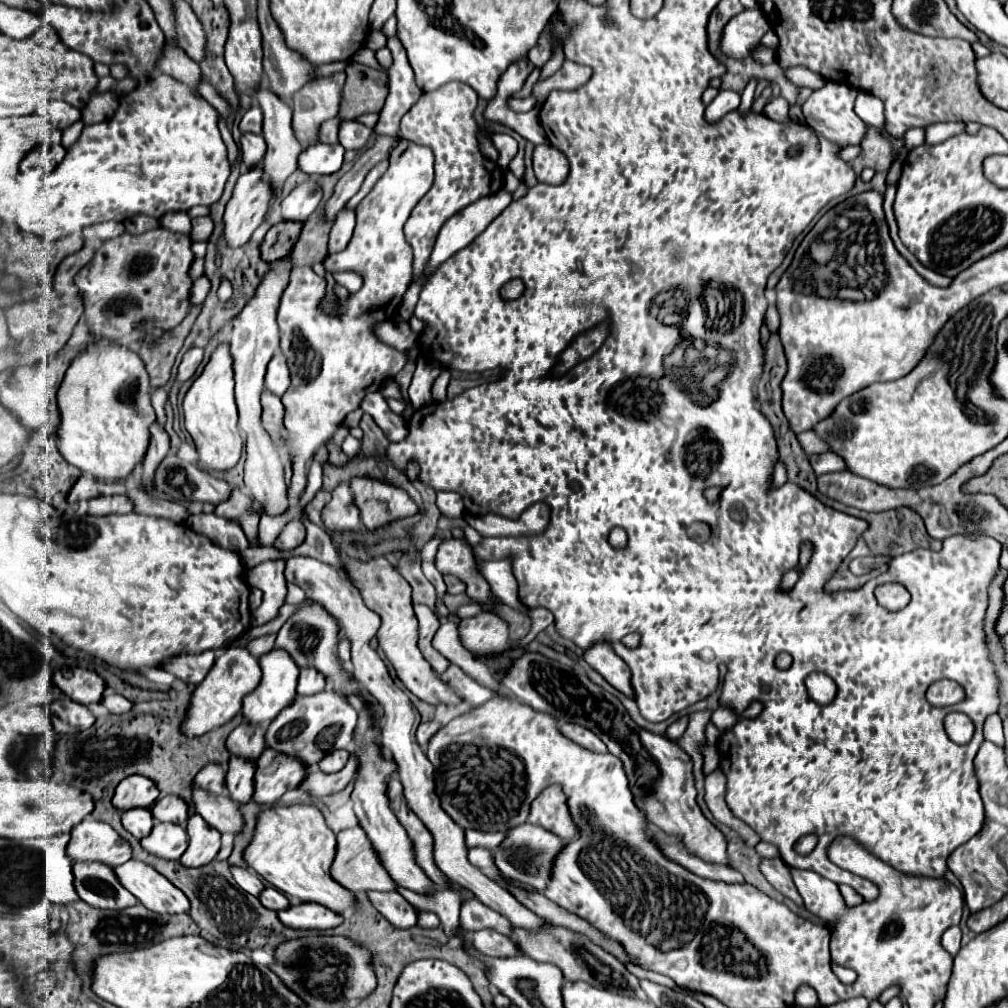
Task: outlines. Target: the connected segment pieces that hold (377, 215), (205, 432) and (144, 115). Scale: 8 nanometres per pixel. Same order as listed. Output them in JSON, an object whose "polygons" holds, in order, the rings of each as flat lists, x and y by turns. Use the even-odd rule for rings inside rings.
{"polygons":[[[402,143,402,145,400,145,400,149,398,149,398,151,394,151,394,153,390,155,390,167,388,167,388,171,386,171,386,173,376,181,376,185,372,187,372,191,370,191,370,193,368,193,368,195,358,203,358,207,356,207,356,229,354,229,354,235,352,235,350,243,346,245,346,249,344,249,344,251,340,251,340,253,334,253,334,255,328,255,328,257,326,257,326,269,328,269,328,271,332,271,332,273,334,273,334,271,348,271,348,269,352,269,352,271,356,271,356,273,364,279,362,289,360,289,358,293,349,294,348,301,342,301,342,311,340,311,340,315,338,315,338,317,328,317,328,315,324,315,324,313,320,313,320,311,318,311,318,303,320,303,320,299,322,299,322,297,324,297,324,293,326,293,326,289,324,289,324,287,326,287,326,281,324,281,322,277,318,277,318,275,312,271,312,267,296,267,296,275,290,275,290,283,288,283,288,287,286,287,286,291,284,291,282,299,280,299,280,309,278,309,280,347,282,347,282,351,284,351,286,359,288,359,288,369,290,369,290,387,288,387,288,391,282,395,282,405,284,405,284,409,286,409,286,415,284,415,284,429,286,429,286,433,288,433,288,439,286,439,286,447,288,447,288,461,292,463,292,471,294,471,290,487,287,491,288,500,290,502,297,500,306,488,309,468,308,465,310,465,310,461,312,461,312,457,314,457,316,449,318,449,320,445,324,445,326,441,330,441,330,437,336,433,336,429,342,425,344,417,346,417,350,411,358,409,358,405,360,405,362,397,366,395,366,387,370,387,370,385,374,383,374,379,376,379,376,377,378,377,378,381,384,381,386,377,394,377,394,375,396,375,396,373,406,365,406,355,404,355,404,353,400,353,400,351,396,351,396,349,392,349,392,347,388,347,388,345,384,345,384,343,380,343,380,341,372,335,372,325,394,317,394,311,396,311,402,302,404,294,412,281,412,247,406,243,406,239,404,239,404,231,402,231,402,229,404,229,406,219,410,217,410,211,412,211,412,209,414,209,414,205,418,203,418,199,420,199,422,195,426,195,426,193,428,193,428,189,432,187,432,179,434,179,434,155,432,155,432,151,428,151,428,147,420,147,420,145,416,145,416,143]],[[220,343,210,361,204,365,204,371,196,377,190,391,184,397,184,425,192,435,196,451,200,455,200,463,218,473,234,467,244,449,242,437,238,433,238,409,234,401,234,373,232,373,232,357,230,345]],[[162,73,122,95,116,113,108,121,86,125,80,139,66,149,64,161,42,179,40,199,44,211,42,221,38,221,42,223,40,237,56,241,60,237,80,233,84,227,96,223,124,221,136,215,160,219,166,213,216,203,230,175,226,145,220,137,216,119,216,111,212,111,204,99,196,97,186,85]]]}

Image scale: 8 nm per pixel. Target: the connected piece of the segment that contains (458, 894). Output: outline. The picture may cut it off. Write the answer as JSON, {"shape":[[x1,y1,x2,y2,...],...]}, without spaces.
{"shape":[[400,886,396,891,417,909,436,913,445,934,450,936,457,933,462,902,475,896,470,890,461,886,448,888,448,894,445,894,445,889,437,889,432,895,402,893]]}

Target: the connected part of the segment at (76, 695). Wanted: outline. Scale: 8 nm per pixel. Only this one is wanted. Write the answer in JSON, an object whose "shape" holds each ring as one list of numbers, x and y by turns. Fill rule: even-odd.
{"shape":[[60,669,54,673,54,683,72,701,82,703,82,705,98,703,102,699,102,691,104,691,104,679,86,669,72,669,72,671],[66,673,70,673,70,677]]}

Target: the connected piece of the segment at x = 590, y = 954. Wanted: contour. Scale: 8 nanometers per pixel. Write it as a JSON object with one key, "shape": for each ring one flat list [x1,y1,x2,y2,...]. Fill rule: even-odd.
{"shape":[[552,925,552,929,554,931,548,931,548,935,536,935,536,937,514,929,520,951,524,955,540,961,540,963,556,965,562,971,564,981,586,981,586,983,590,983,590,985,594,985,598,989,646,1001,646,993,640,989,638,979,626,969,624,963,620,963,616,957,612,957,604,949,596,947,594,943,590,943,590,939,584,937,584,935,572,933,572,931,568,931,564,927,556,927,556,925]]}

